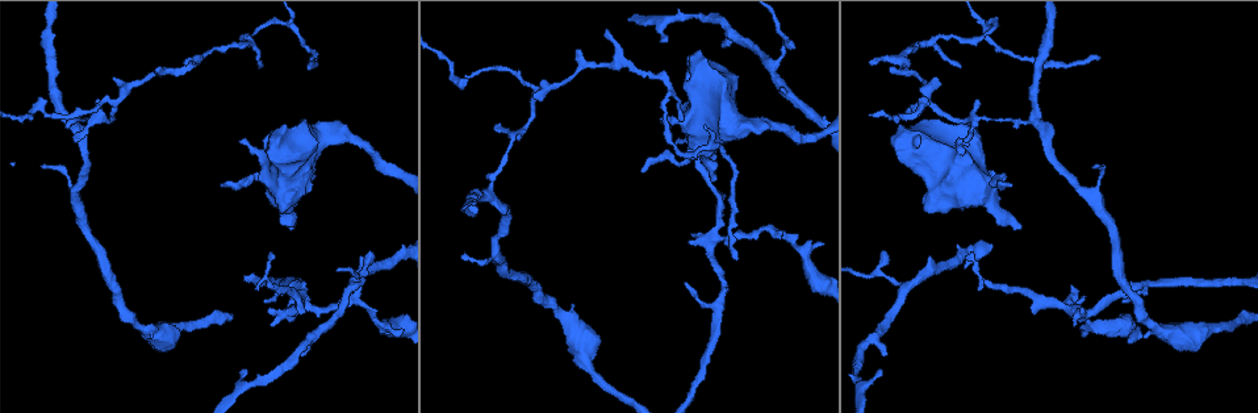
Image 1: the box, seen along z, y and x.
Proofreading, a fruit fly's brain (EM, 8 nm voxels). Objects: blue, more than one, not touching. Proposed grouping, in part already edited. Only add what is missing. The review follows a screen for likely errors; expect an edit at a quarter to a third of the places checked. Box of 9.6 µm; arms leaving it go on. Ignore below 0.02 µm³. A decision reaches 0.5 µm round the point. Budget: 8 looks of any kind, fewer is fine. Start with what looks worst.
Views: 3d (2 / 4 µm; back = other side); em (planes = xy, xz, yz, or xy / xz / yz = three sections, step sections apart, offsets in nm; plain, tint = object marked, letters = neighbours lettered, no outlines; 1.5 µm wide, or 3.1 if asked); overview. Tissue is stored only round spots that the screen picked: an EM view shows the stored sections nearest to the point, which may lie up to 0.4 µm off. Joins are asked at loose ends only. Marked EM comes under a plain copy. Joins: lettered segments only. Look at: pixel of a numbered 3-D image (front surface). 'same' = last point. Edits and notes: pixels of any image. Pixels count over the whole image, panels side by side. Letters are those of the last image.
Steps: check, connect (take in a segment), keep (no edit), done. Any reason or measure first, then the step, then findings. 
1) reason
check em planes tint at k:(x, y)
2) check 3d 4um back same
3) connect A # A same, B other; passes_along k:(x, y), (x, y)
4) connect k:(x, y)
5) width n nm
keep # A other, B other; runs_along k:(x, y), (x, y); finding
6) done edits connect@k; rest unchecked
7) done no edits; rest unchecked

branch stops here
check 3d 4um at 1:(183, 63)

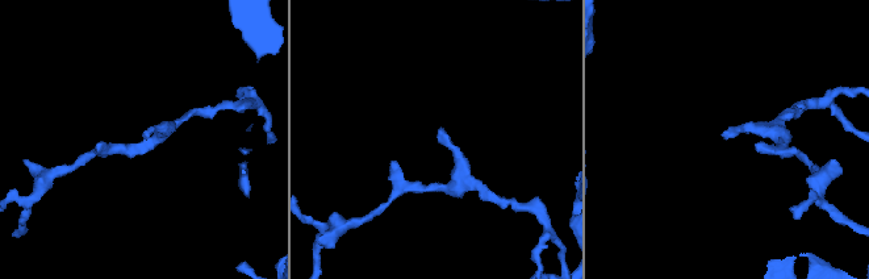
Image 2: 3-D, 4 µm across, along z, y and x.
need the tissue
check em xy step 4 letters at 2:(146, 135)

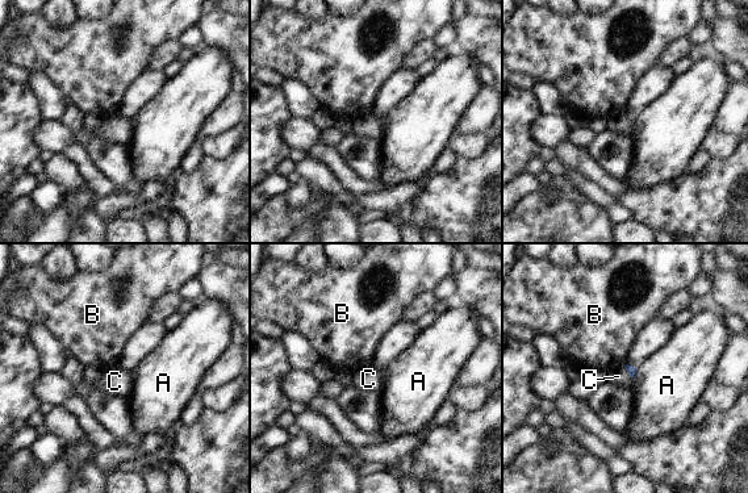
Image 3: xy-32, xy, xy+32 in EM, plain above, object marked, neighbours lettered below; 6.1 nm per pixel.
check em planes letters same

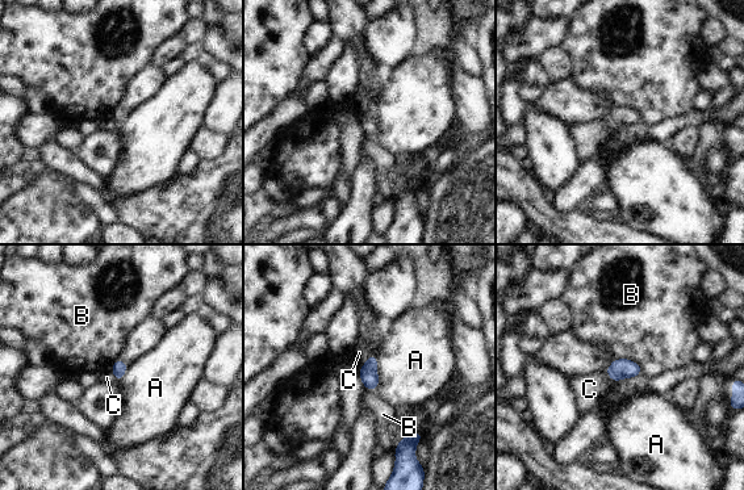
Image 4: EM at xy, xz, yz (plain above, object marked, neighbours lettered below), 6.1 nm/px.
width 90 nm
keep # A other, B other, C other; no lettered segment goes on from it

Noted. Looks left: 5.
thin end
check 3d 4um back at 1:(642, 171)

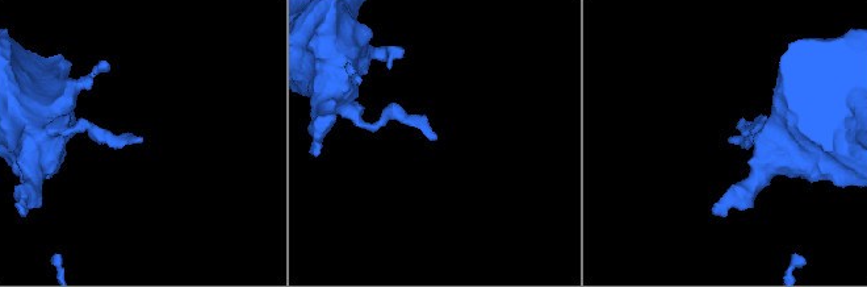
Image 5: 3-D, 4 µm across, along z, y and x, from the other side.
shape alone is not enough
check em yz step 8 tint at 5:(434, 136)

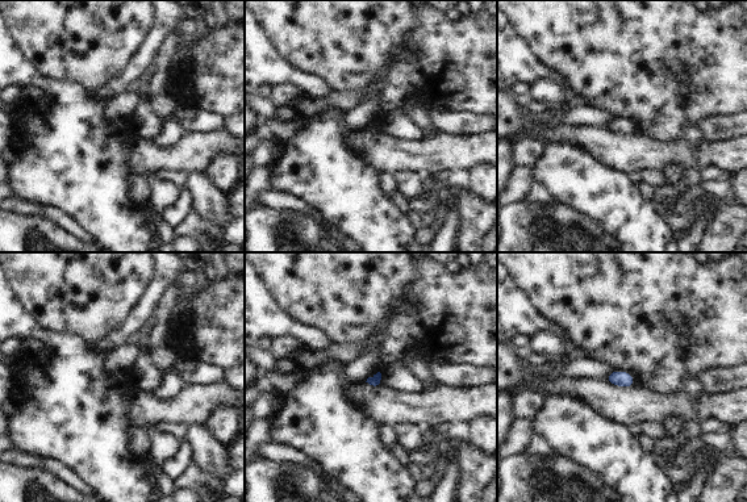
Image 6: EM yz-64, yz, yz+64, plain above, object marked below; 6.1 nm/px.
cut it another way
check em xy step 8 letters same

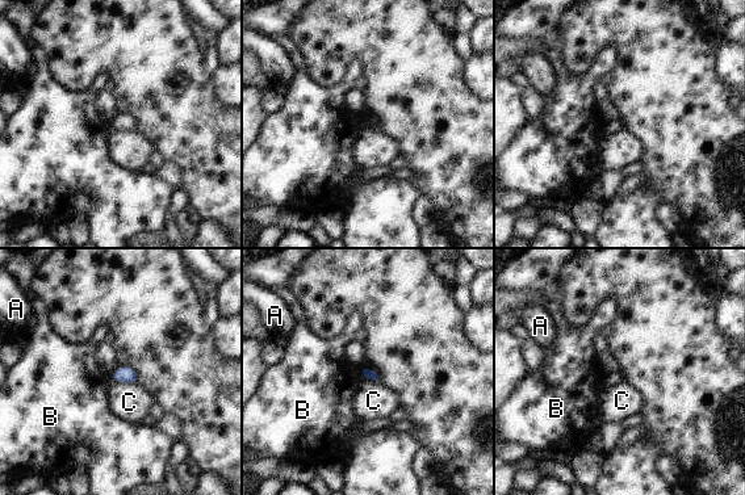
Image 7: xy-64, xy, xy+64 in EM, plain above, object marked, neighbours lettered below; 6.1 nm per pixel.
keep # A other, B other, C other; no lettered segment goes on from it

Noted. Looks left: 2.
branch stops here
check em xz step 8 letters at 1:(977, 101)

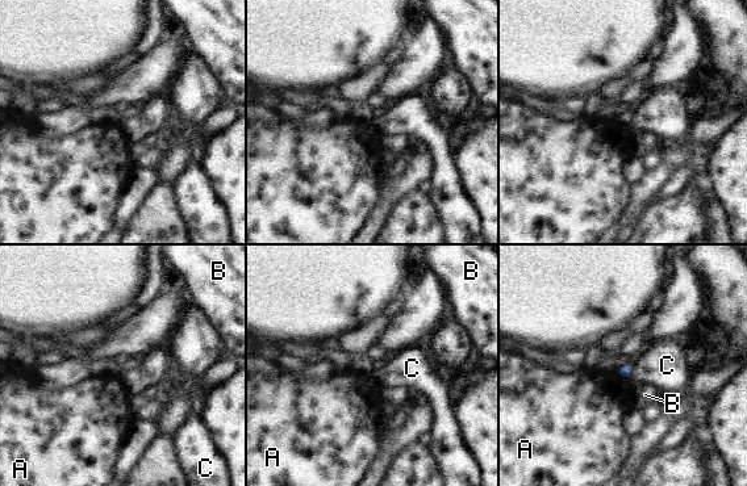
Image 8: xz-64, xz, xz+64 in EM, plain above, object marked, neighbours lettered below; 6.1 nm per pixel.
width 80 nm
keep # A other, B other, C other; border 8:(635, 364), (629, 380); no lettered segment goes on from it

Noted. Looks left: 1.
done no edits; rest unchecked

